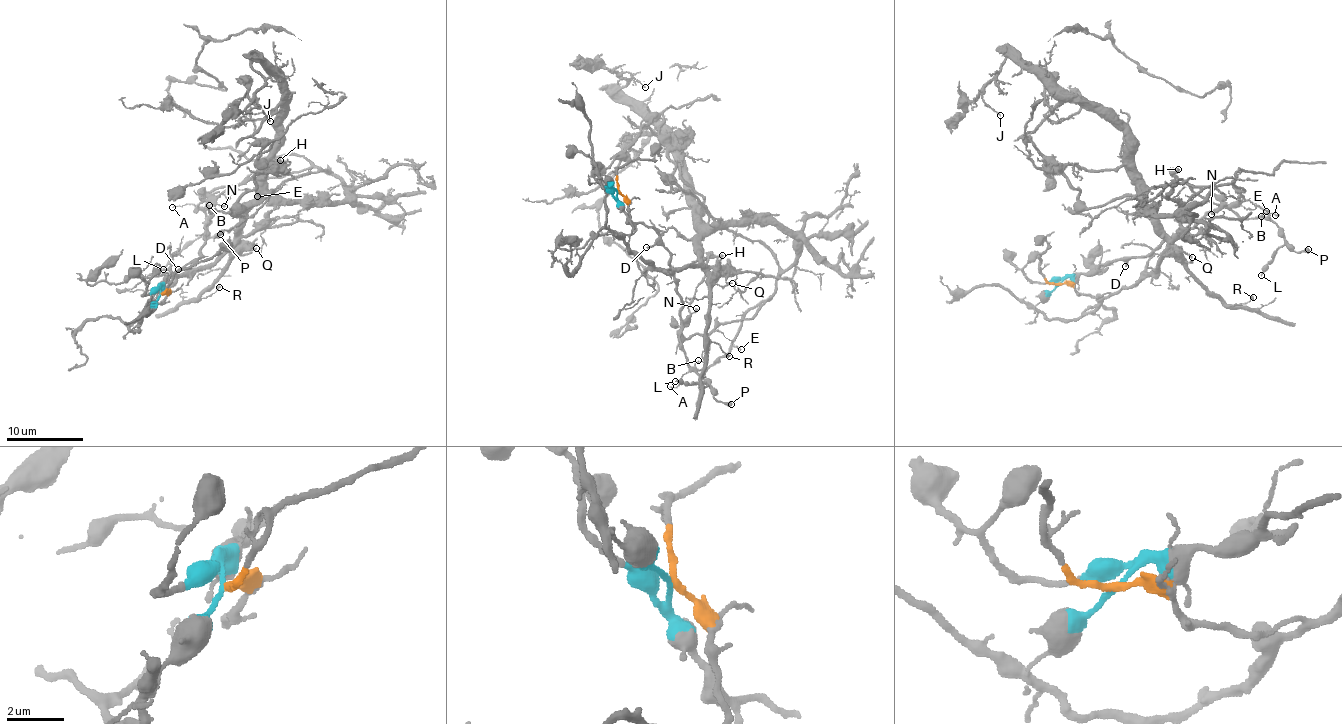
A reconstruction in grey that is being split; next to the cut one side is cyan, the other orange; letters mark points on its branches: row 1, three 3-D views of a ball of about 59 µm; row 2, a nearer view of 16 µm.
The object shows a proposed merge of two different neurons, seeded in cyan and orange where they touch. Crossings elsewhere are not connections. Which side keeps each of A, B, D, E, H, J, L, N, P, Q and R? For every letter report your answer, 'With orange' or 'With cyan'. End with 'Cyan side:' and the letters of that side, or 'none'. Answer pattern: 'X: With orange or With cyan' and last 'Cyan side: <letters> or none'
A: With cyan
B: With cyan
D: With cyan
E: With cyan
H: With cyan
J: With orange
L: With cyan
N: With cyan
P: With cyan
Q: With orange
R: With orange
Cyan side: A, B, D, E, H, L, N, P

